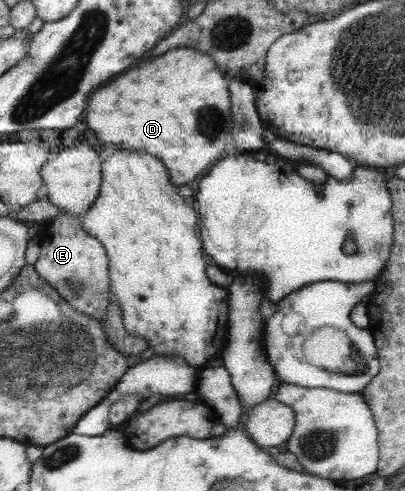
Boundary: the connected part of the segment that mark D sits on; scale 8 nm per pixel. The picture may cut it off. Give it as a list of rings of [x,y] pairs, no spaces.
[[[174,48],[96,89],[86,103],[86,125],[98,141],[114,143],[122,151],[142,151],[158,157],[174,185],[191,184],[224,151],[224,135],[230,133],[228,90],[220,67],[209,54]]]

